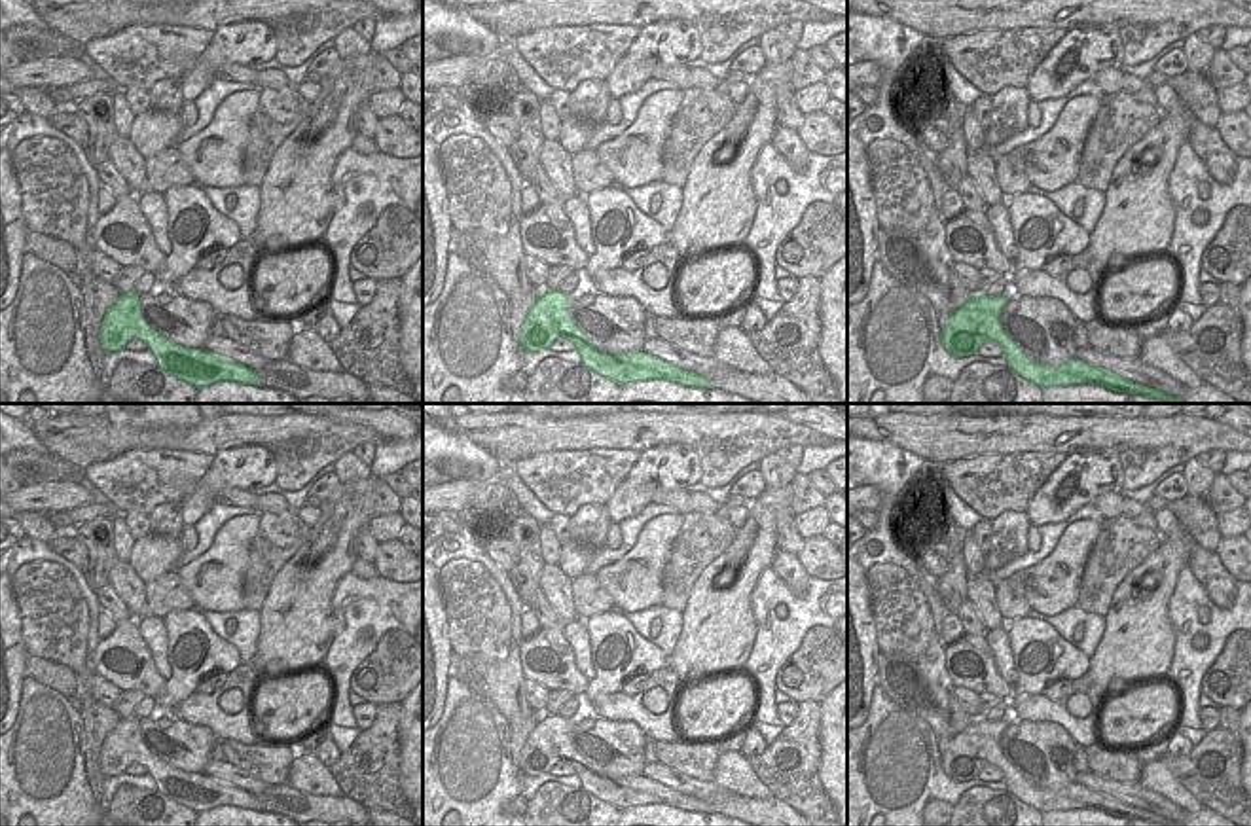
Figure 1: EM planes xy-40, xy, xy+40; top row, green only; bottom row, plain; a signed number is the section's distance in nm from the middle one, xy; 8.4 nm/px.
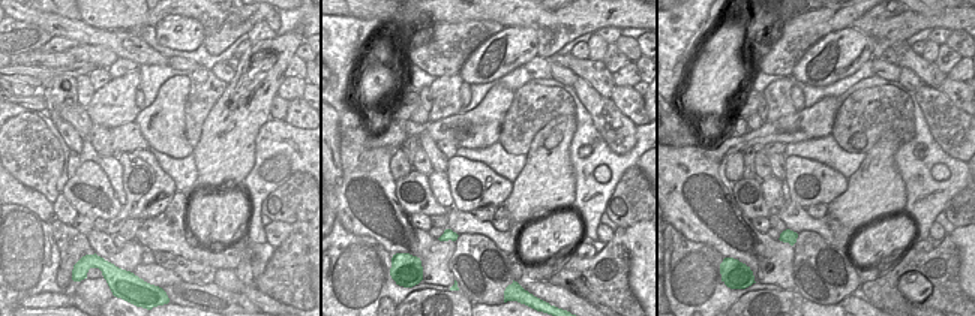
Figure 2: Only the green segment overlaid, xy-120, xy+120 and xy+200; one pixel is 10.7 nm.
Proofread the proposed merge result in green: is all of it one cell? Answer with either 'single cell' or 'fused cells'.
single cell

